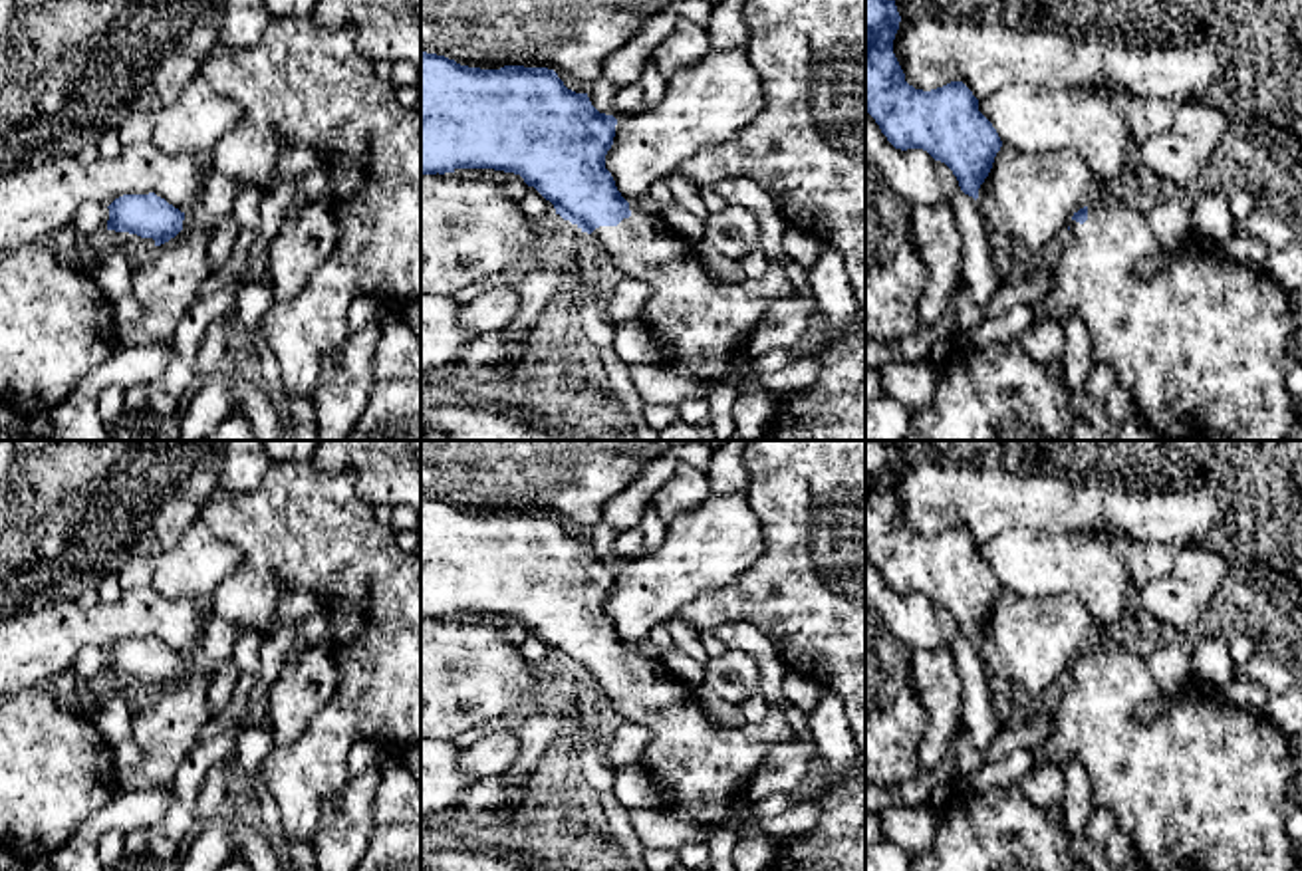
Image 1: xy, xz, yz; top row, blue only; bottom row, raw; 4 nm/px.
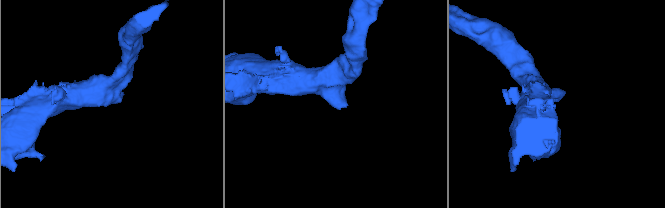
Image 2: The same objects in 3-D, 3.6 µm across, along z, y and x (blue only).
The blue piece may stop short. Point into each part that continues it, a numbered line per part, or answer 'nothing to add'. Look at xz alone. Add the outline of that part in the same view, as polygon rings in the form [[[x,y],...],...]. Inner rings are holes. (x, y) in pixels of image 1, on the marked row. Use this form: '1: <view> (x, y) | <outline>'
1: xz (703, 324) | [[[637,200],[629,202],[629,210],[629,218],[617,226],[599,226],[591,236],[625,278],[645,282],[651,288],[639,321],[657,333],[665,353],[663,363],[681,375],[718,383],[732,361],[746,355],[746,343],[762,313],[776,300],[796,294],[786,268],[770,262],[762,278],[746,278],[736,284],[718,282],[703,268],[697,244],[667,226],[657,206]]]

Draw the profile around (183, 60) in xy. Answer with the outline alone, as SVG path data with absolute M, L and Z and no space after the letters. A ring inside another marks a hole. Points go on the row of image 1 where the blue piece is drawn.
M208 26L195 28L177 40L161 58L153 75L155 103L175 101L189 81L200 73L200 63L218 46L220 32Z

